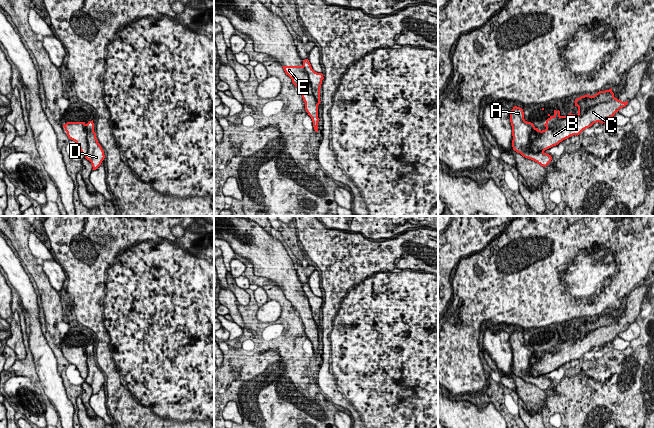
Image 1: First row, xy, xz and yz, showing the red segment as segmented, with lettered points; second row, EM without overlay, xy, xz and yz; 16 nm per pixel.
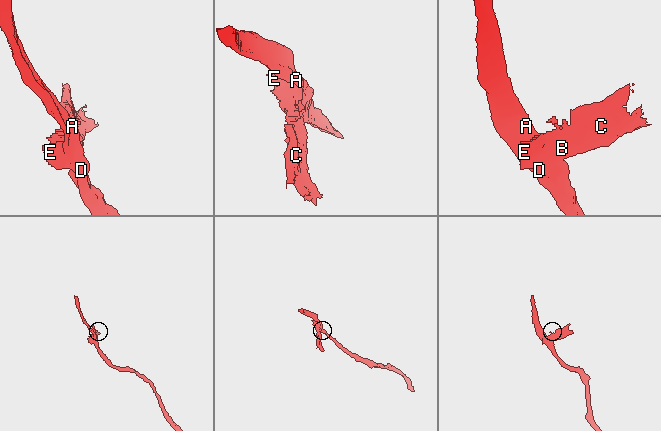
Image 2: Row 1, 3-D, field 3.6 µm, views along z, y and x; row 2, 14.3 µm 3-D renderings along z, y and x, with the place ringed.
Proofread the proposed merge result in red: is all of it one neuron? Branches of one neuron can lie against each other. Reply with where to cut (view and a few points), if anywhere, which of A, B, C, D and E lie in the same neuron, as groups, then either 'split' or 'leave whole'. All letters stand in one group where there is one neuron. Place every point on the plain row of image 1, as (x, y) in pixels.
xz (302, 290), (307, 297), (312, 318), (319, 327) | A D / B C E | split

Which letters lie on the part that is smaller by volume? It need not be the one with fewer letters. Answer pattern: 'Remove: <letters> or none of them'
Remove: B, C, E

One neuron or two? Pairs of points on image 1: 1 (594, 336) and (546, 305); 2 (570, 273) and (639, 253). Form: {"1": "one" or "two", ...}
{"1": "two", "2": "one"}

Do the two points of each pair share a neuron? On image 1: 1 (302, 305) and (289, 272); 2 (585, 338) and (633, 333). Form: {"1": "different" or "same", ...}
{"1": "same", "2": "different"}

